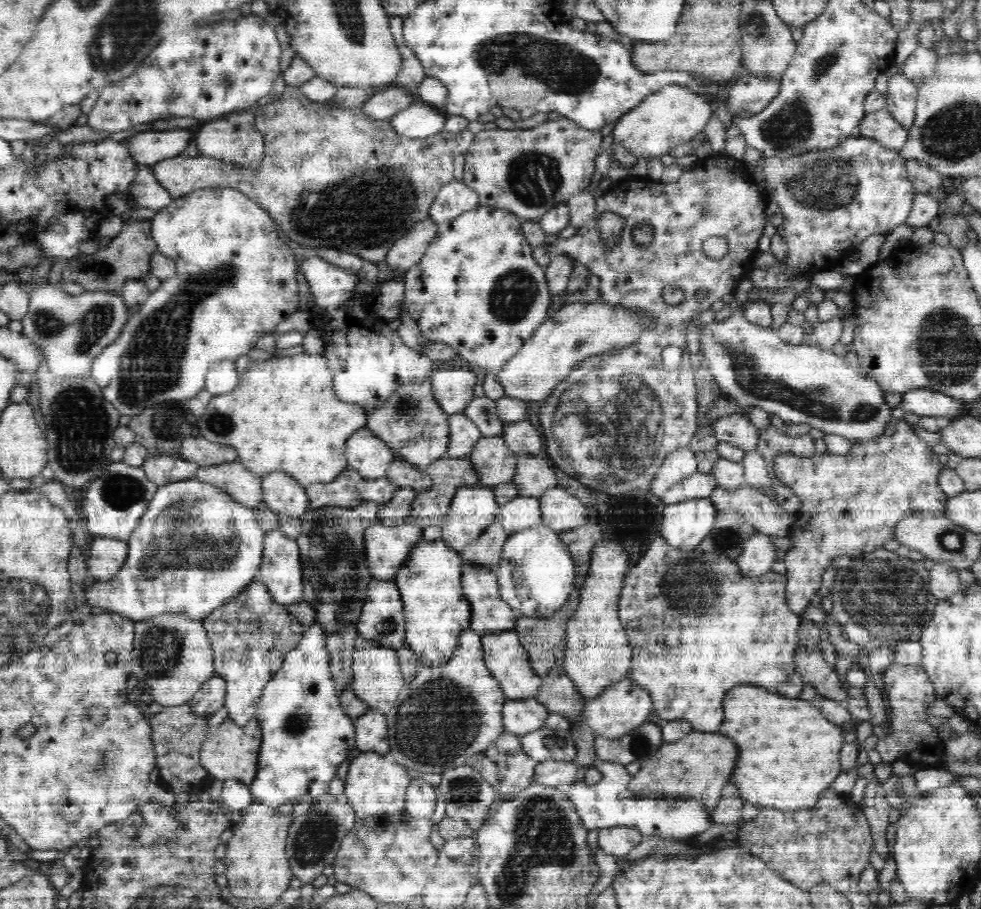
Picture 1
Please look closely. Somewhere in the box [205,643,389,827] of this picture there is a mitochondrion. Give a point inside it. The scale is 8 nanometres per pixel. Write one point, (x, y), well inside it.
(295, 724)

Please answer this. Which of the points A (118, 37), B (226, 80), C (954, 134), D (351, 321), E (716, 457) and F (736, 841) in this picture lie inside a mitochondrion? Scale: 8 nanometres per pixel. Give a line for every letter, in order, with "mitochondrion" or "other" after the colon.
A: mitochondrion
B: mitochondrion
C: mitochondrion
D: other
E: other
F: other

